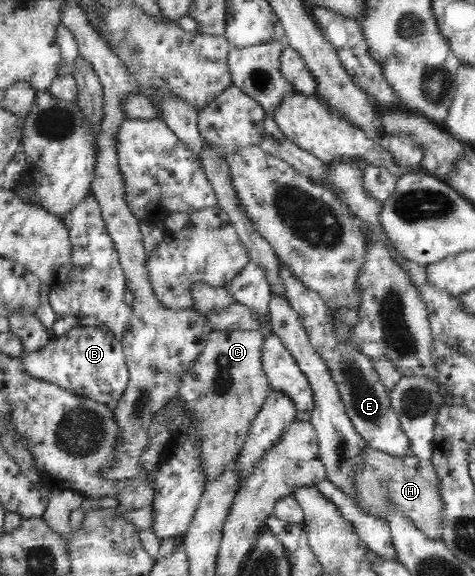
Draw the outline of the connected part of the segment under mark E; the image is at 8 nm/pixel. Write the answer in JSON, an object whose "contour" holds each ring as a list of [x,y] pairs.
{"contour":[[[280,261],[279,276],[285,284],[285,296],[298,313],[303,329],[308,333],[310,346],[317,352],[317,356],[323,359],[334,384],[337,385],[341,401],[344,403],[347,415],[353,422],[356,432],[373,449],[381,450],[392,456],[409,455],[408,437],[402,430],[398,415],[392,408],[390,394],[380,382],[380,375],[375,370],[374,363],[363,356],[360,350],[341,340],[341,336],[335,332],[333,325],[333,316],[331,316],[333,309],[325,303],[320,293],[305,287]]]}

